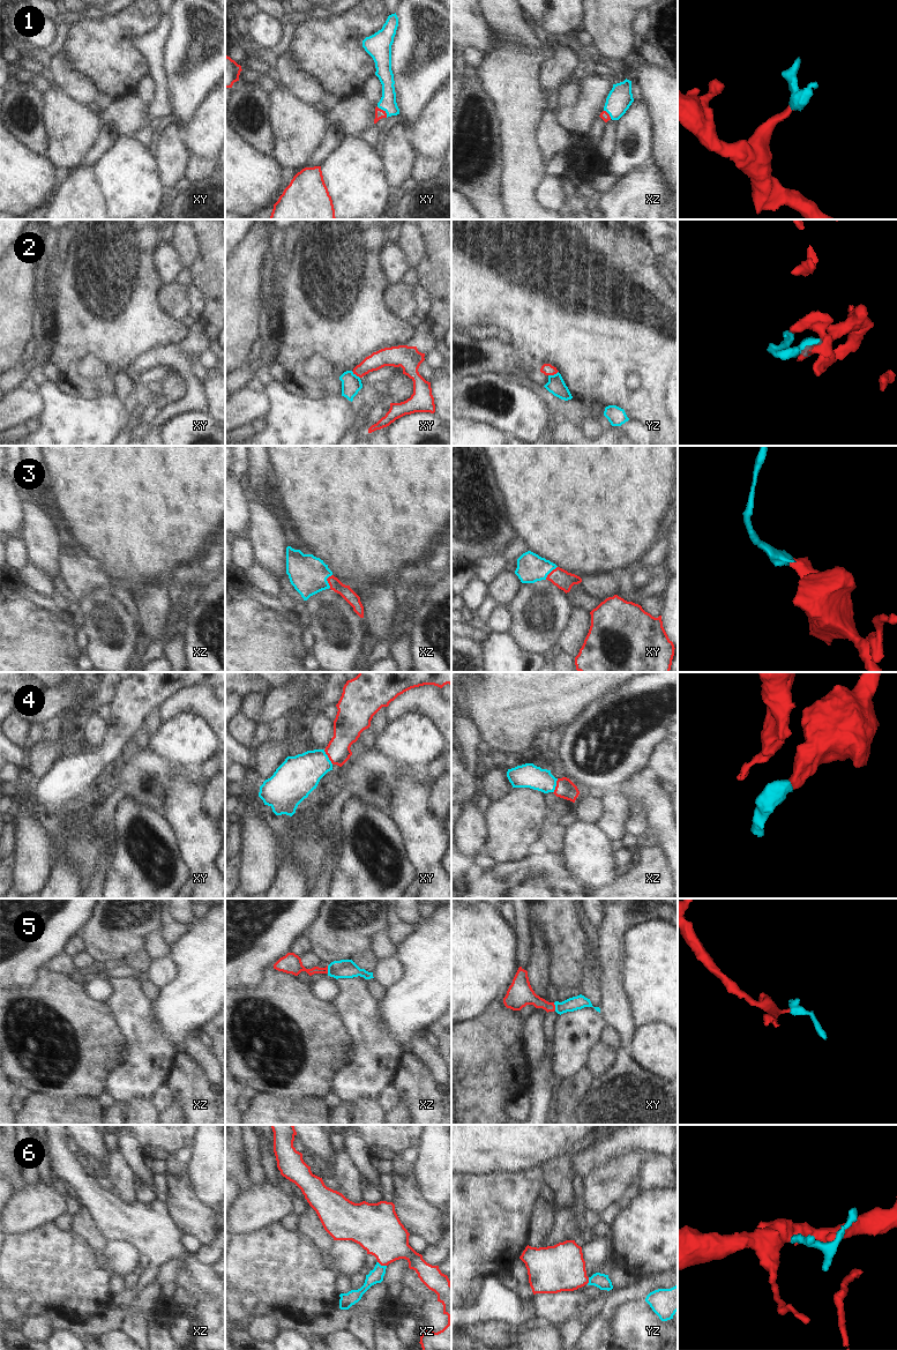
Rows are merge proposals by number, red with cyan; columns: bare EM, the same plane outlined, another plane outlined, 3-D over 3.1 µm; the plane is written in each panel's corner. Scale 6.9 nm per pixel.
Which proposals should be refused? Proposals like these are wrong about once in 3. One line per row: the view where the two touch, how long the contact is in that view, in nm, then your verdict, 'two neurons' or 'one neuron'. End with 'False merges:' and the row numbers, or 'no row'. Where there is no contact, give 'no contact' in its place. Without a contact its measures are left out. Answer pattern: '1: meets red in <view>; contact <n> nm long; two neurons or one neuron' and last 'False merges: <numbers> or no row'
1: meets red in xy; contact 110 nm long; one neuron
2: meets red in yz; contact 80 nm long; two neurons
3: meets red in xz; contact 100 nm long; one neuron
4: meets red in xy; contact 120 nm long; one neuron
5: meets red in xz; contact 60 nm long; one neuron
6: meets red in xz; contact 70 nm long; one neuron
False merges: 2

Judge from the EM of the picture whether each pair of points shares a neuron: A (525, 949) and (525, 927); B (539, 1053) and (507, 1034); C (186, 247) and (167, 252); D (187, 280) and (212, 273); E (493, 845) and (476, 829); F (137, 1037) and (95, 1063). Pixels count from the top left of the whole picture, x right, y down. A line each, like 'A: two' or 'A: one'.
A: one
B: two
C: two
D: two
E: two
F: two

